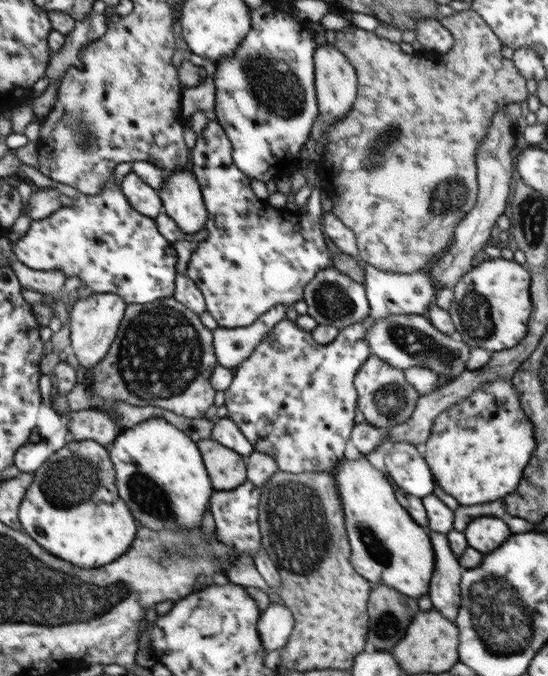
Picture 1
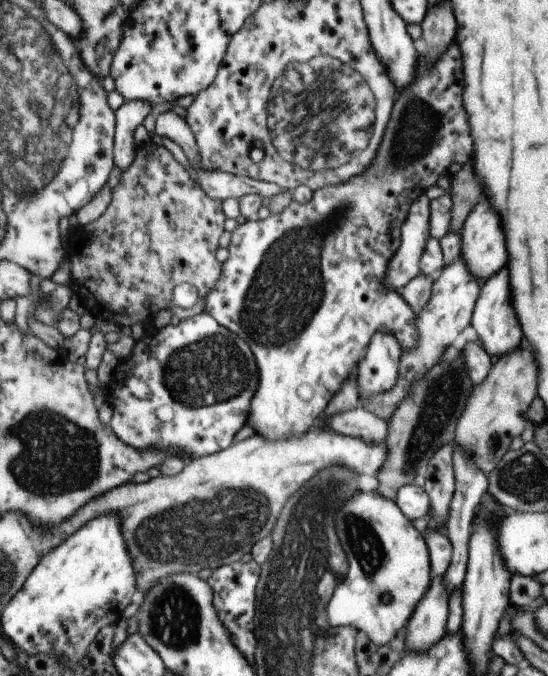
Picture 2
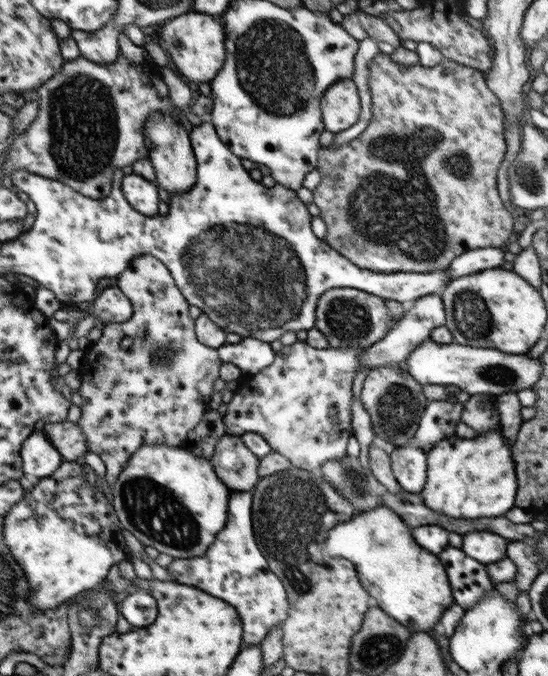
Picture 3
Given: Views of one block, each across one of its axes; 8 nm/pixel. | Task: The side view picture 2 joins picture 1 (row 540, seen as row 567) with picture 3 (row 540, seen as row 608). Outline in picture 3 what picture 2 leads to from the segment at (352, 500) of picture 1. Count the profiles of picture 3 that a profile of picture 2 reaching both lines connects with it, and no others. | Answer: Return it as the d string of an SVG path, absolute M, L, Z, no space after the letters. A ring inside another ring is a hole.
M387 506L358 512L348 521L328 532L326 546L332 556L350 560L366 592L376 600L388 617L416 631L438 628L444 612L454 603L444 566L436 554L422 548L412 536L411 528Z

